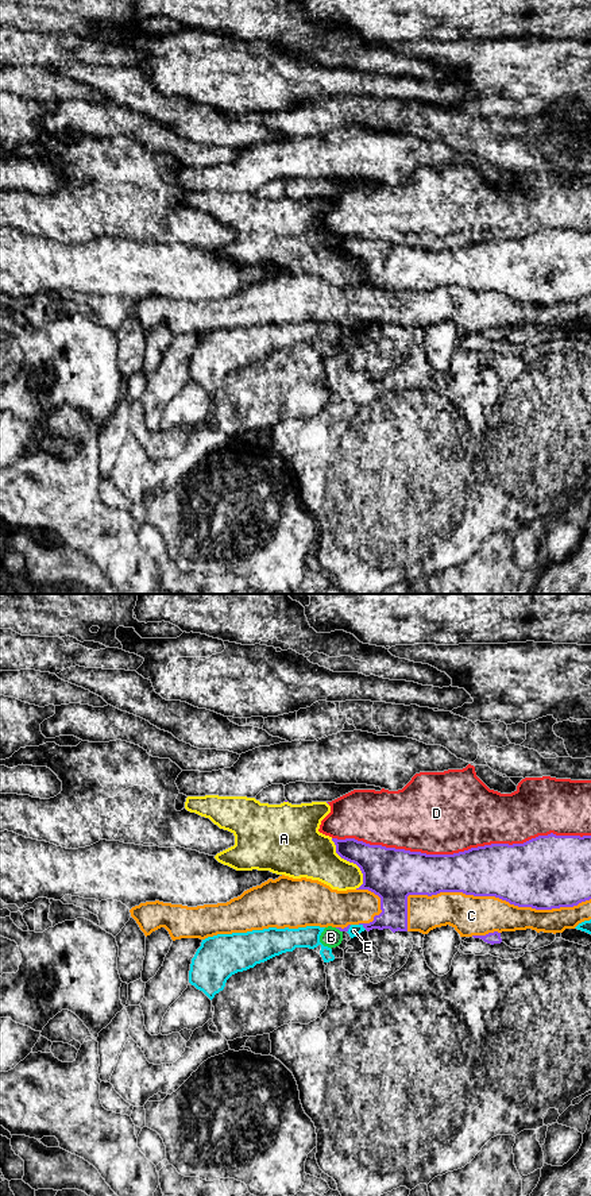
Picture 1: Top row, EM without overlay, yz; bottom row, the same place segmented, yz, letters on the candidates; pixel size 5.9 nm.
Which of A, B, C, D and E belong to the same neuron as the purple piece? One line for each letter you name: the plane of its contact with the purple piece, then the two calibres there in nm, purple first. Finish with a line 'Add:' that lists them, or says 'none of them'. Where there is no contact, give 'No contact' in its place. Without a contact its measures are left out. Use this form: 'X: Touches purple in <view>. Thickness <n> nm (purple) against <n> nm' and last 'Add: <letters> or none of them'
Add: none of them

